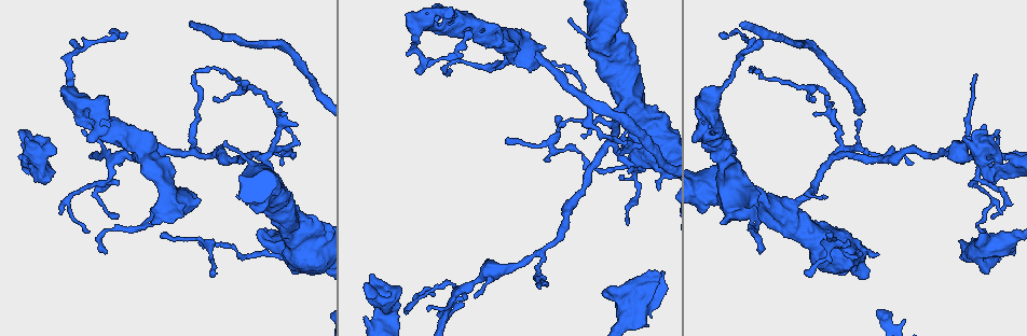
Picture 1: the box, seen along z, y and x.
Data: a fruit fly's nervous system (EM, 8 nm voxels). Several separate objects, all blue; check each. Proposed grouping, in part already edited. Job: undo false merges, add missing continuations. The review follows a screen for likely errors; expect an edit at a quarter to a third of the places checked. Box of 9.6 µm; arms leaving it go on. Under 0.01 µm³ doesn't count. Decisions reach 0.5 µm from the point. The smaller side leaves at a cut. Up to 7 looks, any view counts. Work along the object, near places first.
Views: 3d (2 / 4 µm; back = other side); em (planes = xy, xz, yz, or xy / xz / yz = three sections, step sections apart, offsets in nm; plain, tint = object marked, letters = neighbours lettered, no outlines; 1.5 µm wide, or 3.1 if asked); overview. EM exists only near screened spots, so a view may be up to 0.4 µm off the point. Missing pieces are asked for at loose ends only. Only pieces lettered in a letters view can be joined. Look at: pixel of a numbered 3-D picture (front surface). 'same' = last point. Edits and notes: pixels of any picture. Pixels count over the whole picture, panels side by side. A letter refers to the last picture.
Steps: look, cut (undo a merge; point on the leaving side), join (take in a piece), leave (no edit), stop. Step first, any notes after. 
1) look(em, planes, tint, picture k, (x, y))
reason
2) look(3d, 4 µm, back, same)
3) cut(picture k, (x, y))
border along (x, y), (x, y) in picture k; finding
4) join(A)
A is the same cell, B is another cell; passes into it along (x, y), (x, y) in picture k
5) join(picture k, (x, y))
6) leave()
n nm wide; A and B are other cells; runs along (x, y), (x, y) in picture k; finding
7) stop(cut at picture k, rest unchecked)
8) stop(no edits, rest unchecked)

look(3d, 4 µm, picture 1, (154, 223))

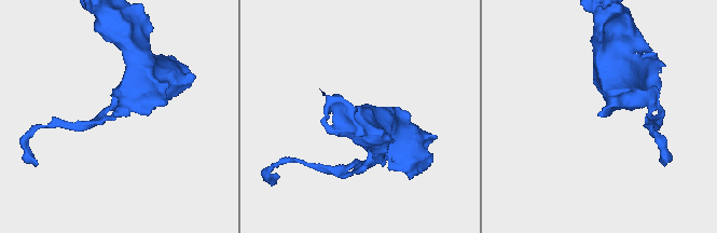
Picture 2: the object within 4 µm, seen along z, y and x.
look(em, xy, step 8, letters, picture 2, (600, 115))
now the EM

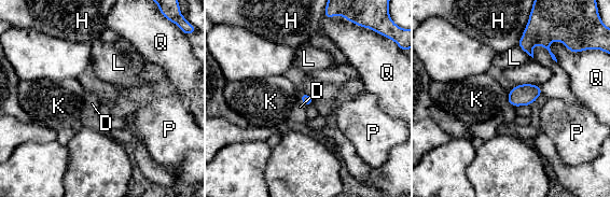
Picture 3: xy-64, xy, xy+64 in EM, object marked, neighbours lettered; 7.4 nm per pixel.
look(em, planes, letters, same)

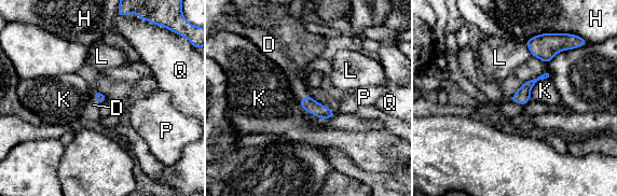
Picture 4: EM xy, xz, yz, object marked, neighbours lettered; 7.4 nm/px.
join(D)
D is the same cell, H, K, L, P and Q are other cells; passes into it along (99, 97), (95, 98), (93, 104) in picture 4; the cell continues

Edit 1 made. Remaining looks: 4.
look(3d, 4 µm, back, picture 1, (538, 255))
a fork

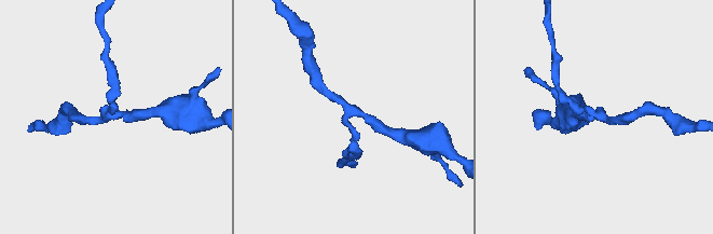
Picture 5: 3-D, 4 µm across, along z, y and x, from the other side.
look(em, xy, step 4, letters, picture 5, (355, 114))
3 arms; need the tissue

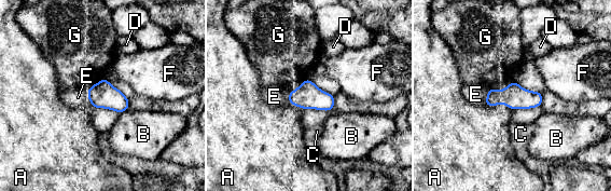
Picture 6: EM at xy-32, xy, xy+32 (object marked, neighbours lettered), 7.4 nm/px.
leave()
180 nm wide; A, B, C, D, E, F and G are other cells; one cell here

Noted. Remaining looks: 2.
look(em, 3.1 µm, planes, letters, picture 1, (477, 295))

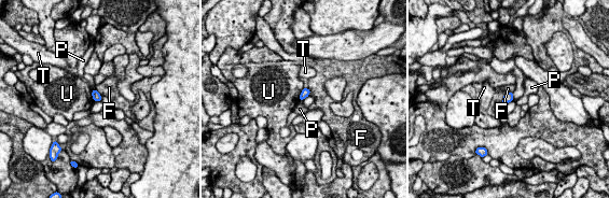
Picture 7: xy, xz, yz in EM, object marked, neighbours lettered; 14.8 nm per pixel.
leave()
130 nm wide; F, P, T and U are other cells; border along (512, 92), (504, 94) in picture 7; no lettered piece goes on from it

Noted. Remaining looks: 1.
stop(join at picture 4, rest unchecked)

